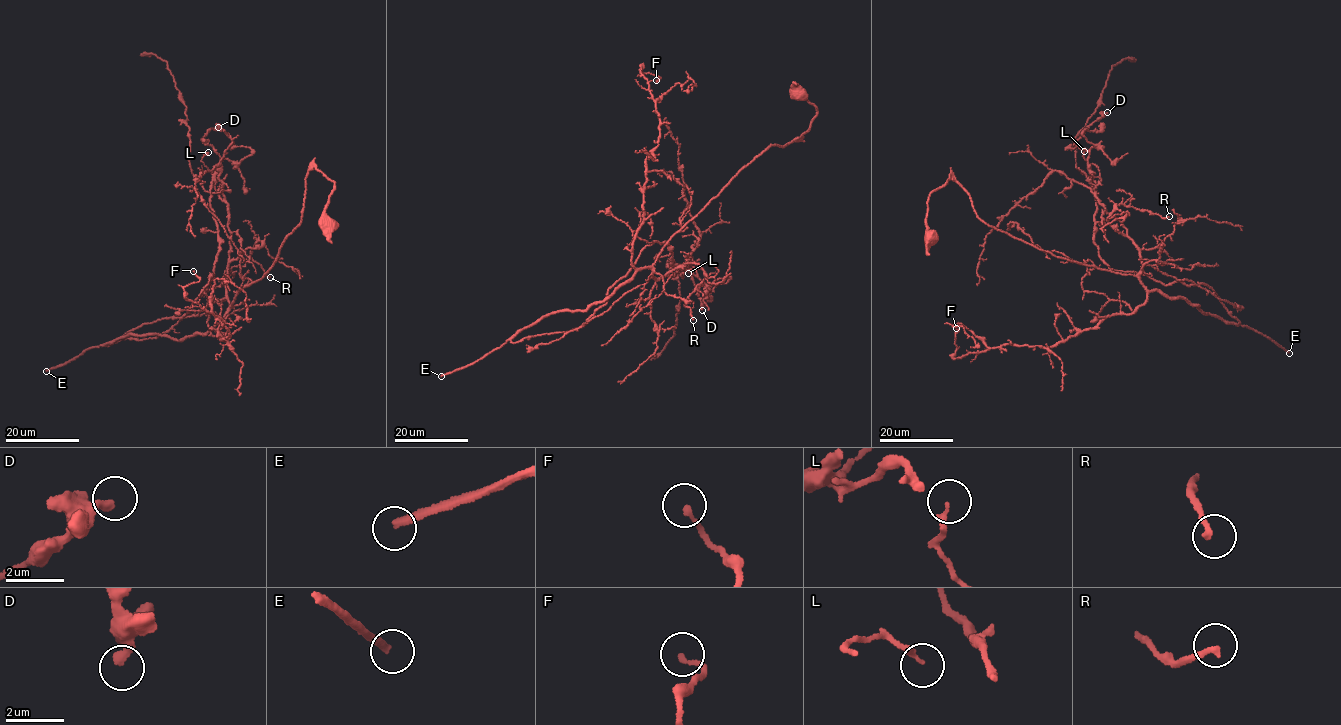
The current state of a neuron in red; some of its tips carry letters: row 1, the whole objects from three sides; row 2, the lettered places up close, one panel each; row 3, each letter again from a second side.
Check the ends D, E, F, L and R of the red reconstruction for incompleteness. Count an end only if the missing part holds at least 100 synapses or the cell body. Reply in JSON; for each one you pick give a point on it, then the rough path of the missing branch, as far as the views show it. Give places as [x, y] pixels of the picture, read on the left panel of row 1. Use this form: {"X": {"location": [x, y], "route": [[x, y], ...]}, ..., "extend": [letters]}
{"E": {"location": [46, 371]}, "extend": ["E"]}

